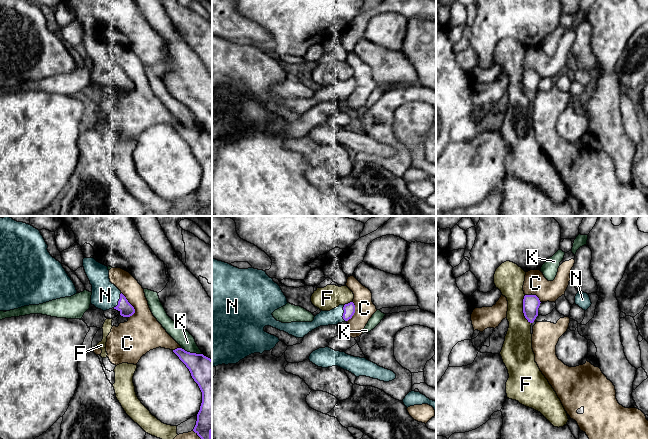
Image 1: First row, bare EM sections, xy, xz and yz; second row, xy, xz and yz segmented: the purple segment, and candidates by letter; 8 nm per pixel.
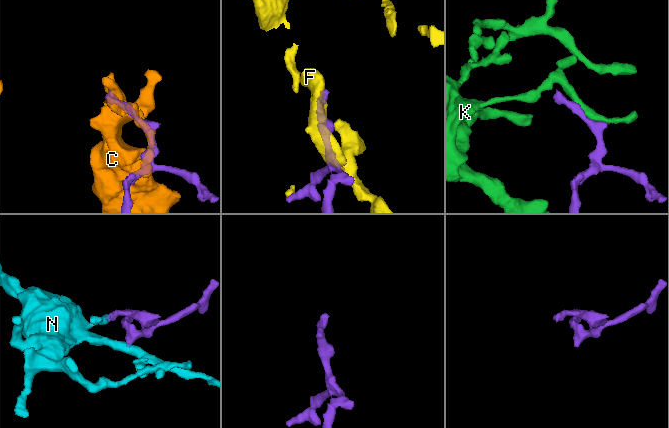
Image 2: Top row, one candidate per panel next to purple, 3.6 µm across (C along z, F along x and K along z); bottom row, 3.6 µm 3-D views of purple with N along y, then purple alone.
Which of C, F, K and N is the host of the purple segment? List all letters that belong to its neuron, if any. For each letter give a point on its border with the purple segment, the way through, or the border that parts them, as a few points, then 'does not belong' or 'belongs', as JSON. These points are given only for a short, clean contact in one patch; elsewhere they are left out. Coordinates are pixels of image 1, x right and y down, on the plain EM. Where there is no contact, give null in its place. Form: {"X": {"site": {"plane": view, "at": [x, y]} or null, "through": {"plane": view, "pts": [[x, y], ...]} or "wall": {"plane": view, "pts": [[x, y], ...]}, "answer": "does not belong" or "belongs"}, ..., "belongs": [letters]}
{"C": {"site": {"plane": "xy", "at": [131, 81]}, "answer": "does not belong"}, "F": {"site": {"plane": "yz", "at": [523, 85]}, "answer": "does not belong"}, "K": {"site": {"plane": "xy", "at": [191, 129]}, "answer": "does not belong"}, "N": {"site": {"plane": "xz", "at": [343, 89]}, "answer": "belongs"}, "belongs": ["N"]}

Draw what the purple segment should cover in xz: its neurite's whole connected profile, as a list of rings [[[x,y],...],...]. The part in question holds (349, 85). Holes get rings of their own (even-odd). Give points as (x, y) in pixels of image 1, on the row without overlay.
[[[212,35],[212,143],[222,140],[236,140],[251,130],[262,130],[264,127],[273,125],[280,116],[278,113],[265,108],[265,102],[284,107],[296,114],[303,114],[320,102],[337,101],[338,99],[346,98],[355,89],[355,81],[350,78],[345,81],[339,81],[330,87],[321,86],[312,98],[282,99],[277,97],[272,89],[287,79],[287,74],[280,62],[265,47],[254,44],[239,45],[228,39]]]

